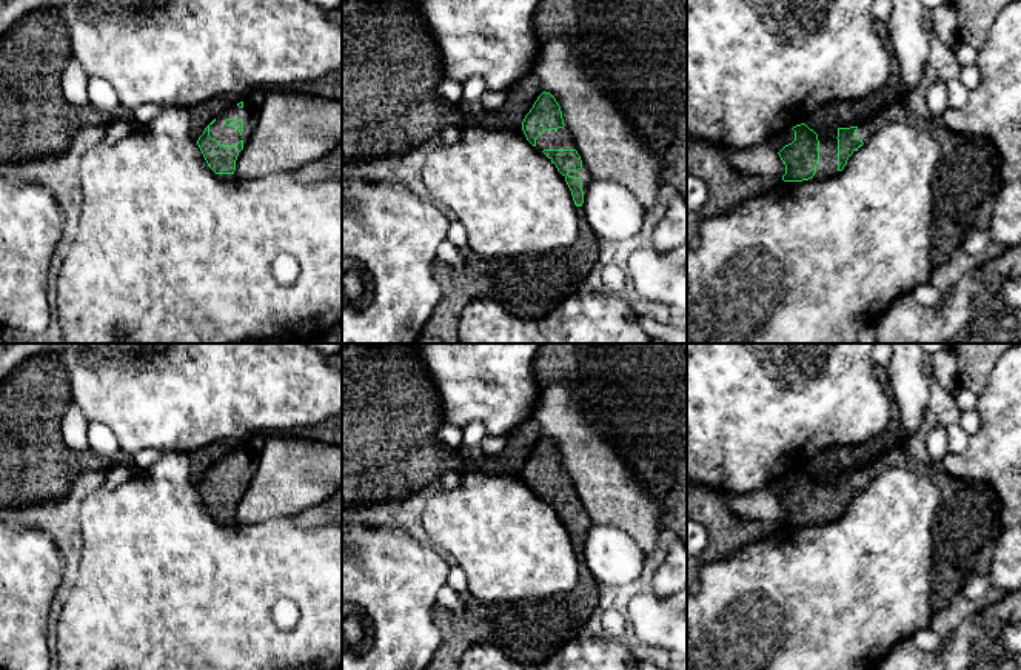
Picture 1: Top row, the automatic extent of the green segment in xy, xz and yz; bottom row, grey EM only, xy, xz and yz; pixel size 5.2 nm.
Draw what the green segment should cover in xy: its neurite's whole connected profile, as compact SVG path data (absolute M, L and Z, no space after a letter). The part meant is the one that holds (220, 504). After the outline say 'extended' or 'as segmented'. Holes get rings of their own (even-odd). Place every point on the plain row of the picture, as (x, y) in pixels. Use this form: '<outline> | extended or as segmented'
M245 444L214 464L199 482L197 490L217 524L236 524L236 508L257 470L259 456Z | extended

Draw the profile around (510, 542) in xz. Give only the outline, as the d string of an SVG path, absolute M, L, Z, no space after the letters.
M470 470L460 474L454 490L440 488L422 513L423 528L433 547L448 551L465 571L467 591L484 602L519 601L571 591L579 579L577 554L567 527L556 510L533 491L524 476Z

